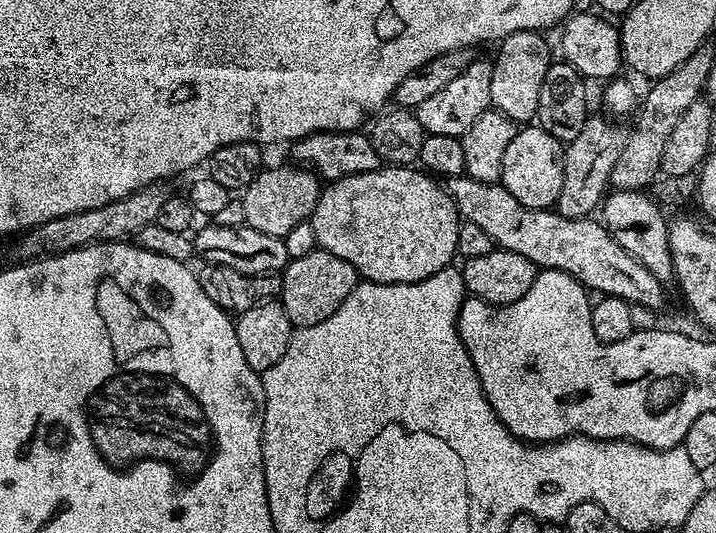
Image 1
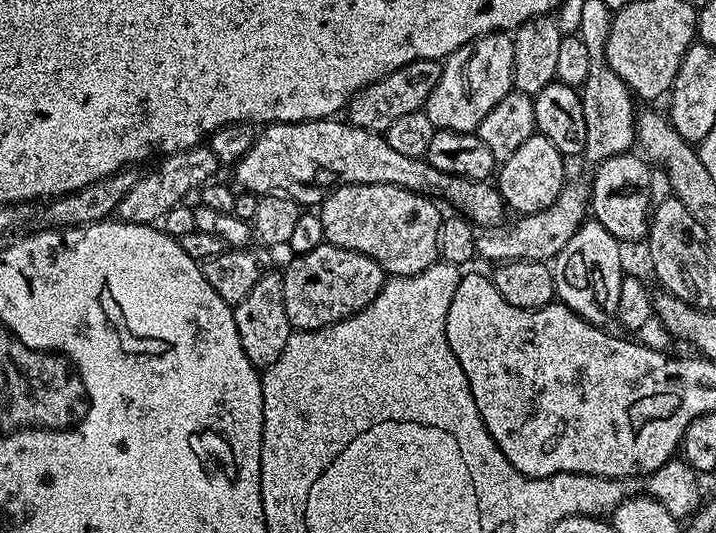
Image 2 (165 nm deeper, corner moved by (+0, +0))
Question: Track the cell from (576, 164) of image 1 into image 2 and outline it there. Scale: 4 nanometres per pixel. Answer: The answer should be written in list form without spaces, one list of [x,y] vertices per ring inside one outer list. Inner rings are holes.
[[[569,179],[565,183],[564,189],[558,194],[558,198],[554,202],[550,202],[550,206],[546,206],[546,210],[538,210],[531,214],[524,214],[519,217],[517,224],[509,223],[507,226],[493,226],[481,231],[476,237],[476,256],[479,259],[492,260],[491,262],[507,262],[510,260],[543,260],[551,262],[555,260],[556,255],[562,250],[562,246],[566,246],[566,242],[570,242],[570,238],[574,238],[574,234],[584,224],[586,217],[590,212],[590,184],[587,179],[572,180]]]

